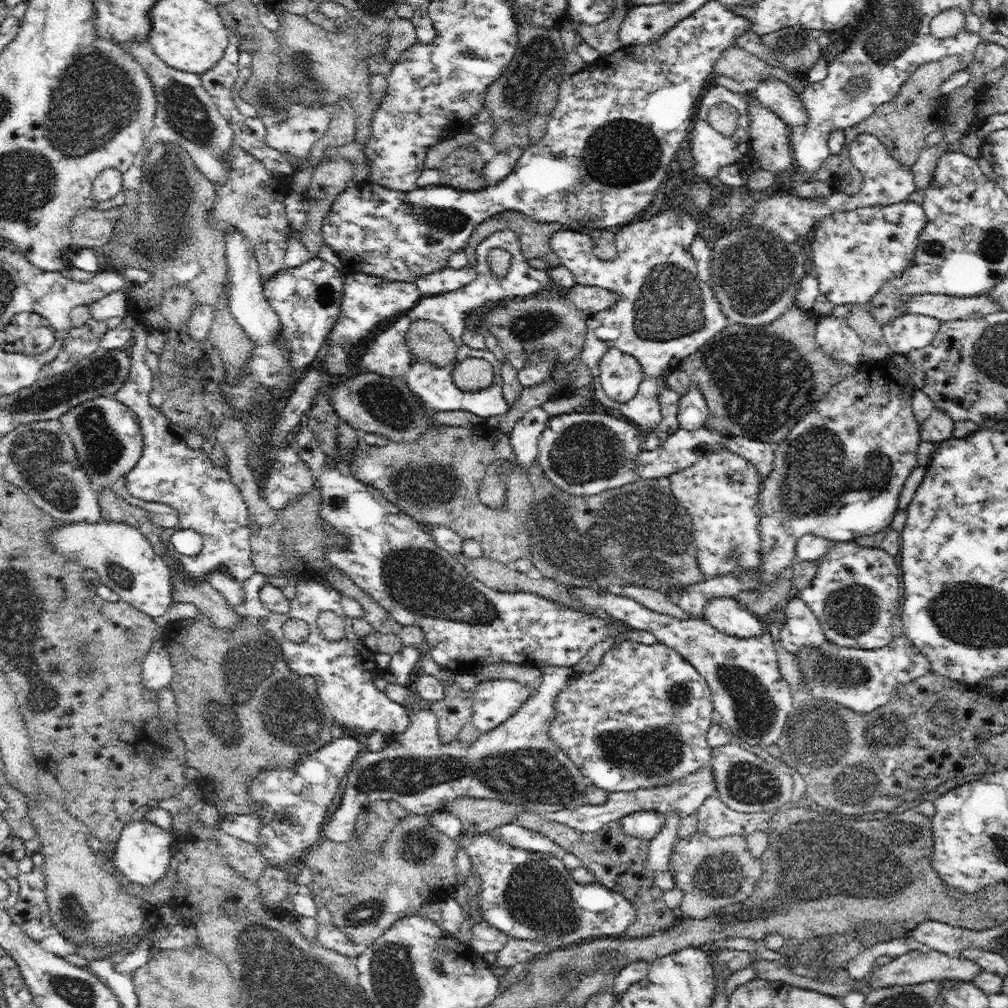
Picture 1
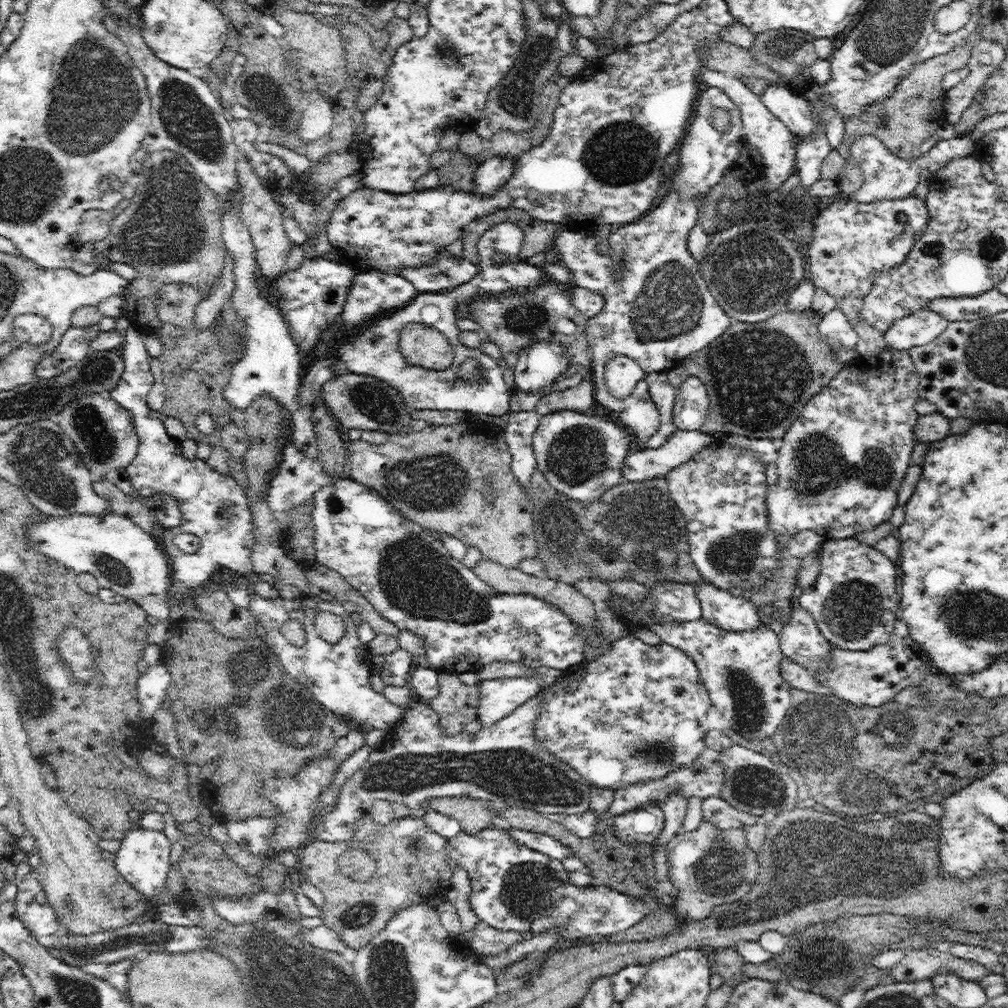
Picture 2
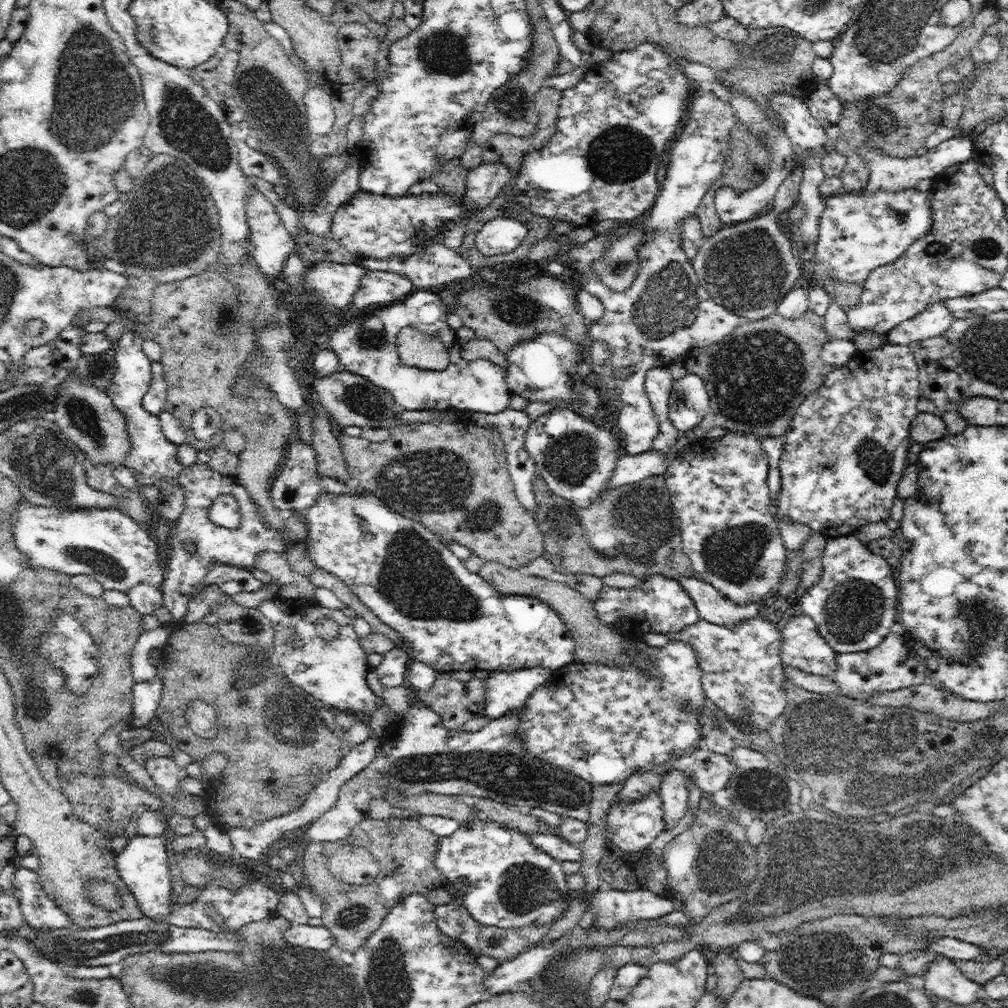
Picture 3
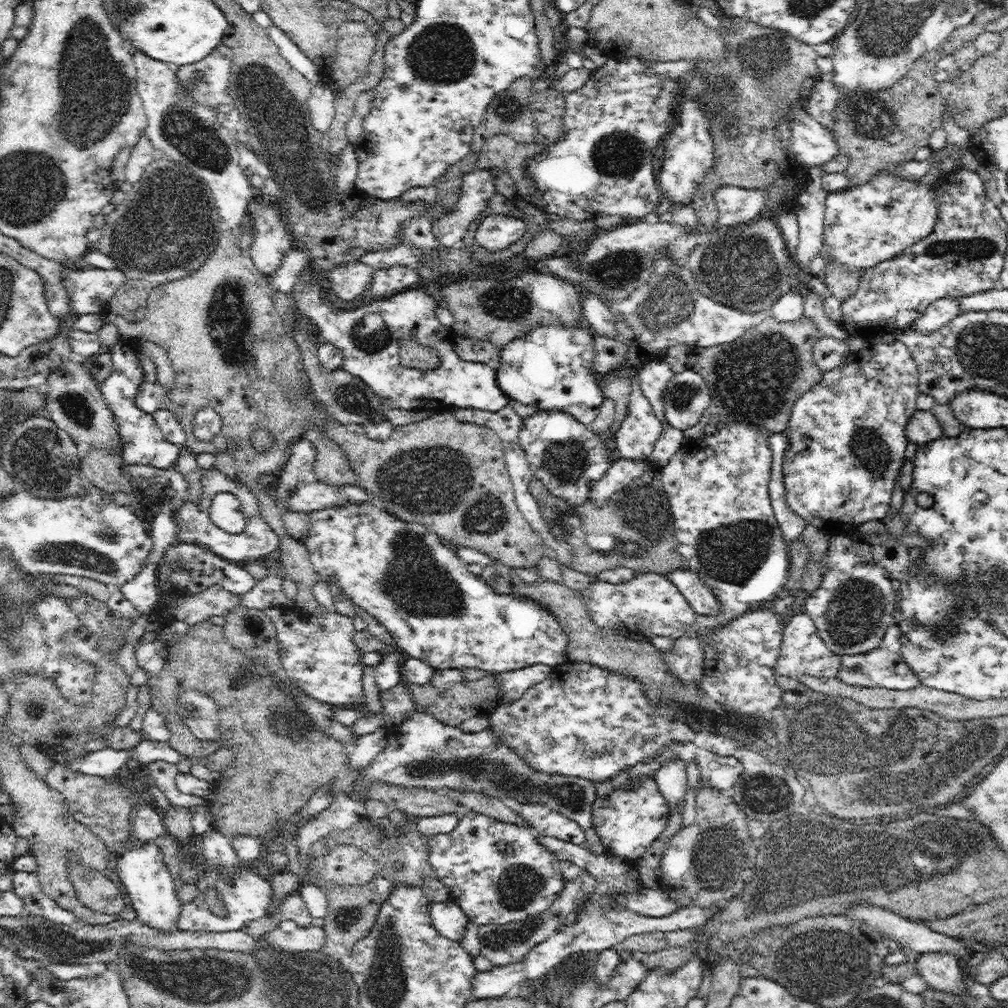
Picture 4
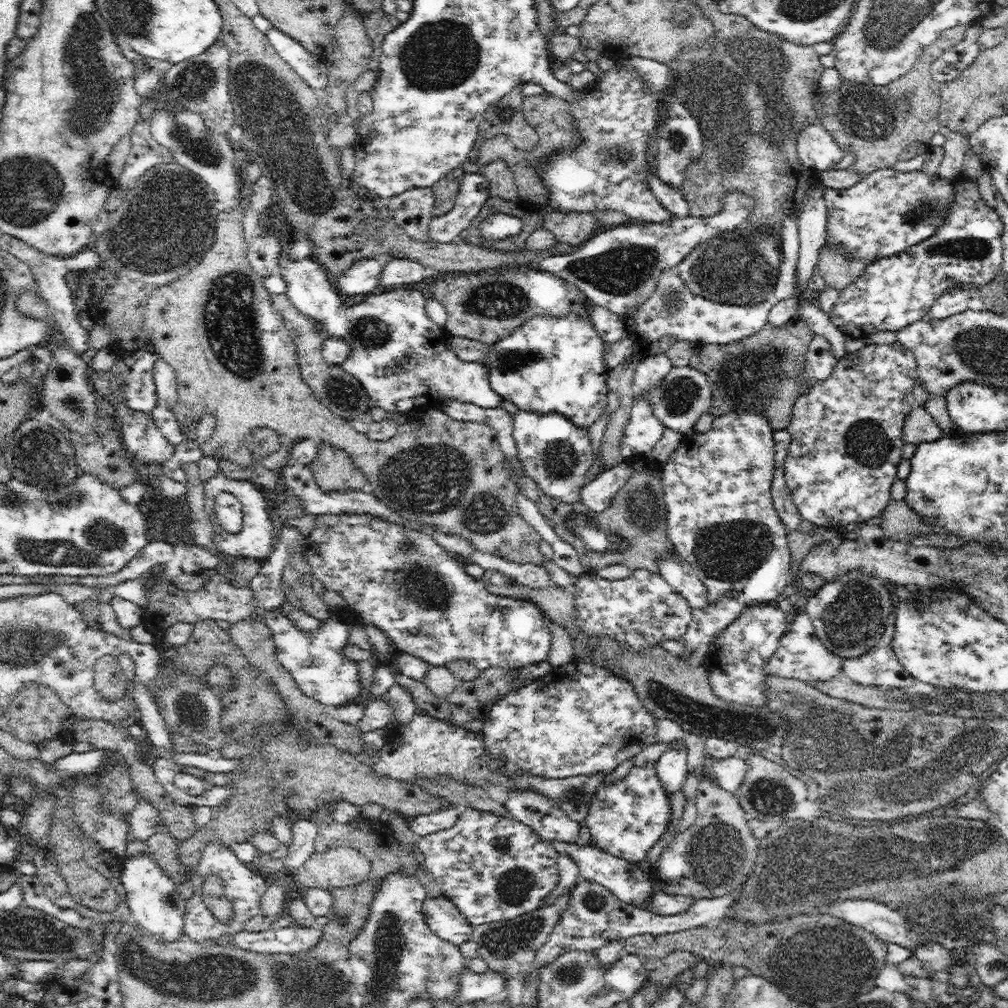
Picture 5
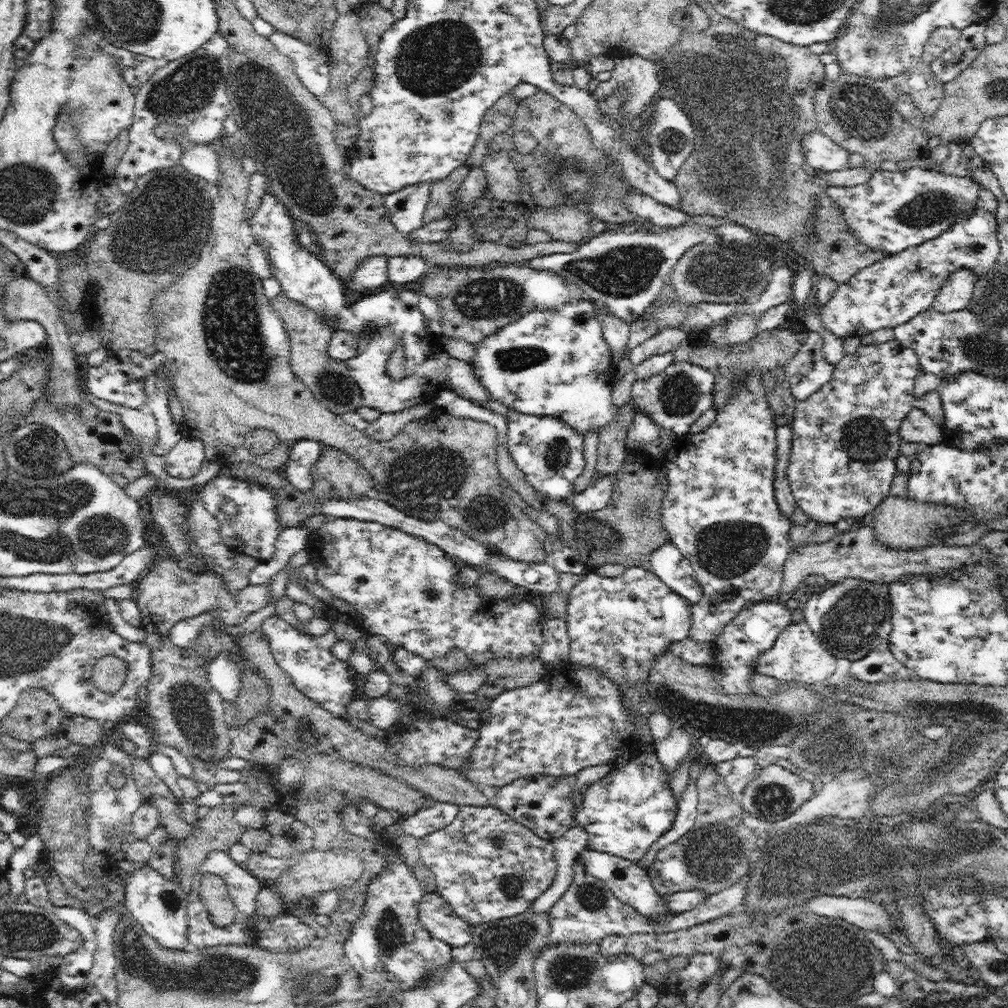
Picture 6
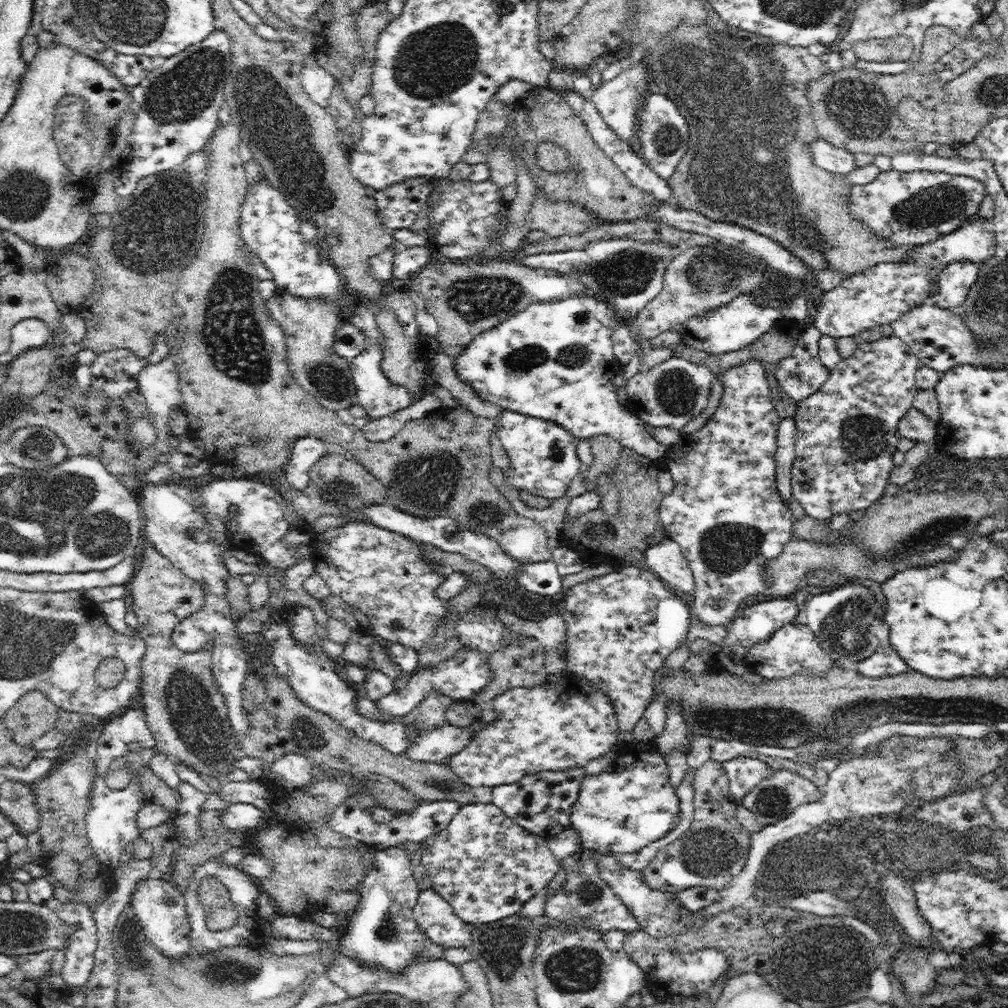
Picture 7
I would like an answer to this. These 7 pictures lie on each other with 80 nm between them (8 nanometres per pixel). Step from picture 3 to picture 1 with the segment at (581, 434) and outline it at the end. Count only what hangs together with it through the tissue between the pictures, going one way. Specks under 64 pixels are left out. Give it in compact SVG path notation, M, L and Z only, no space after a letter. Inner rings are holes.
M574 411L552 415L536 444L538 464L554 486L566 494L591 497L635 481L634 460L645 449L645 436L638 425L608 414Z

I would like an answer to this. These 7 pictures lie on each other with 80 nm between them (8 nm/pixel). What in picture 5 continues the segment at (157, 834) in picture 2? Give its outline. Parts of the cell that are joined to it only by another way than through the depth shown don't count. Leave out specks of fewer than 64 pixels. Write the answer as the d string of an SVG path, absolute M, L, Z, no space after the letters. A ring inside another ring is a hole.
M148 852L126 857L121 861L121 866L120 880L126 889L126 904L132 921L144 928L149 936L155 936L167 944L181 940L187 900L180 896L175 882L158 865L154 855Z

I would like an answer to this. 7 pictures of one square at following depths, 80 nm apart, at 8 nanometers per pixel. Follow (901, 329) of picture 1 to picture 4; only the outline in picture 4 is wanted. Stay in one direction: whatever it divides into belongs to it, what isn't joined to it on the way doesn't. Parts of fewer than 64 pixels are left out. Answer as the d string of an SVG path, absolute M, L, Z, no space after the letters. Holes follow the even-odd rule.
M958 296L938 298L938 300L935 300L928 306L920 318L914 319L908 327L921 332L922 334L936 332L936 330L944 328L952 318L962 313L959 309L958 298Z

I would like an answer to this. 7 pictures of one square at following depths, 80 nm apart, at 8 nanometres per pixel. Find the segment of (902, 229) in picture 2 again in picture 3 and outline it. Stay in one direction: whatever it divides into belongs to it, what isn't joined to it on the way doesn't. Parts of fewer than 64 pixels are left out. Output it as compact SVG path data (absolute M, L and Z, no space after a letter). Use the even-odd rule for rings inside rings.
M916 189L896 193L844 191L828 197L825 204L813 257L813 278L818 280L835 278L863 286L872 270L898 261L913 242L931 231L931 194Z

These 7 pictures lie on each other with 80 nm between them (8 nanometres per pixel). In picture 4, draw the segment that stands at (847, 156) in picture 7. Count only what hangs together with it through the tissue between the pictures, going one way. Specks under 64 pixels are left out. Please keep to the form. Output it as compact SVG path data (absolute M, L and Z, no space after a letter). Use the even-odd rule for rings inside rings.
M796 107L789 112L792 120L790 149L796 161L804 168L824 166L839 154L834 136L819 124L809 112Z

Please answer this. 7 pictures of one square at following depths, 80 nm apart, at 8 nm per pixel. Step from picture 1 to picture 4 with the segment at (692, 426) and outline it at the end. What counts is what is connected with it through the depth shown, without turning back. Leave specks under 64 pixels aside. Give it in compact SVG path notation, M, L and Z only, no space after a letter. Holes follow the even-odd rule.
M687 368L673 374L668 380L662 401L666 421L683 431L698 424L703 413L710 407L711 394L703 376Z

